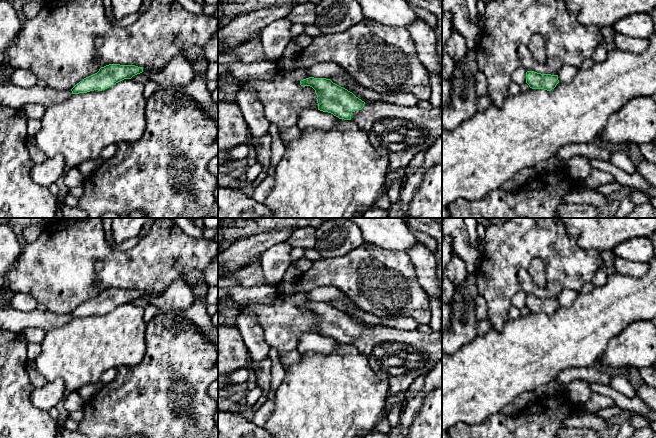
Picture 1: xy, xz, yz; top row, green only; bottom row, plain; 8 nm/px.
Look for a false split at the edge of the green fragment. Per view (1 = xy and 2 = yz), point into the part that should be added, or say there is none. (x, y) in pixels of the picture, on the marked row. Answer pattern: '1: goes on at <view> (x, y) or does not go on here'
1: goes on at xy (144, 69)
2: does not go on here

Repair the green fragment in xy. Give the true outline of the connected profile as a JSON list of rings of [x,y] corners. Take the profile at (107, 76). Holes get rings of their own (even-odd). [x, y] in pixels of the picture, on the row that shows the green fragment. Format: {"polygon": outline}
{"polygon": [[[109,64],[101,67],[97,73],[84,78],[71,91],[72,94],[87,93],[94,90],[102,91],[124,79],[131,79],[133,76],[146,71],[160,72],[162,69],[148,69],[135,65]]]}

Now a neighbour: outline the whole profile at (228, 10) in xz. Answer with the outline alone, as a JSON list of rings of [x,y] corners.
[[[218,0],[218,31],[235,18],[268,6],[297,5],[306,2],[316,5],[320,1],[322,0]]]

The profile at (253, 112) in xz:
[[[242,88],[236,93],[235,102],[243,113],[252,138],[262,138],[272,130],[270,122],[265,118],[263,106],[255,93]]]

